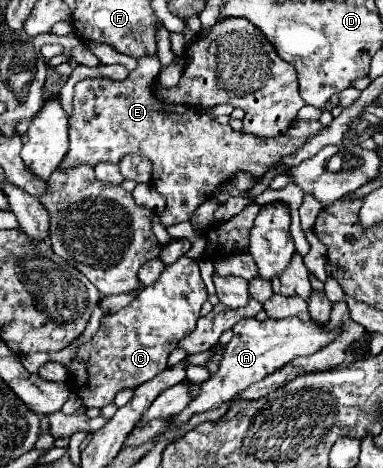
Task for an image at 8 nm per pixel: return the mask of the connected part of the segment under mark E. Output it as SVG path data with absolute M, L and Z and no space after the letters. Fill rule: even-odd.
M155 56L155 58L139 58L137 60L139 64L137 64L137 68L133 70L133 72L129 72L129 76L125 78L125 80L111 80L111 78L85 78L85 80L81 80L81 82L77 82L77 86L75 86L75 96L73 96L73 116L69 118L69 152L67 152L67 156L63 158L63 162L61 162L61 166L59 168L73 168L73 166L77 166L77 164L91 164L91 166L95 166L97 162L113 162L113 164L117 164L125 154L143 154L143 156L147 156L151 162L153 162L153 186L155 186L155 190L159 192L159 194L163 194L165 196L165 202L167 202L167 208L165 208L165 212L163 214L159 214L159 218L161 218L161 224L163 226L173 226L173 224L179 224L179 222L185 222L185 220L189 220L191 218L191 214L195 212L195 208L199 206L199 204L203 204L221 184L225 184L225 182L229 182L231 178L233 178L233 174L235 172L239 172L239 170L245 170L245 172L251 172L255 178L261 178L273 164L277 164L281 158L285 158L285 156L289 156L289 154L293 154L295 150L299 150L301 148L301 144L305 144L307 142L307 138L309 136L313 136L313 134L317 134L317 132L321 132L321 122L293 122L293 126L285 132L285 136L281 136L281 138L271 138L271 140L265 140L265 138L257 138L257 136L251 136L251 134L241 134L241 132L235 132L229 124L219 124L219 122L215 122L211 116L205 116L205 114L199 114L199 112L195 112L195 110L191 110L191 108L187 108L187 106L177 106L177 104L167 104L167 102L161 102L161 100L157 100L149 90L151 90L151 80L153 78L157 78L157 74L159 74L159 70L157 70L157 66L161 66L161 62L159 62L159 58Z

